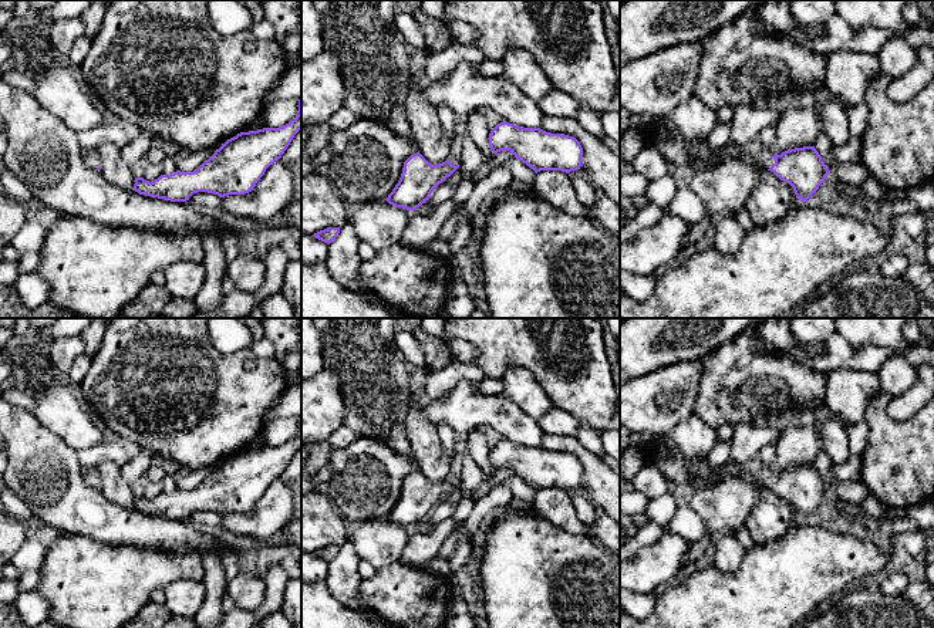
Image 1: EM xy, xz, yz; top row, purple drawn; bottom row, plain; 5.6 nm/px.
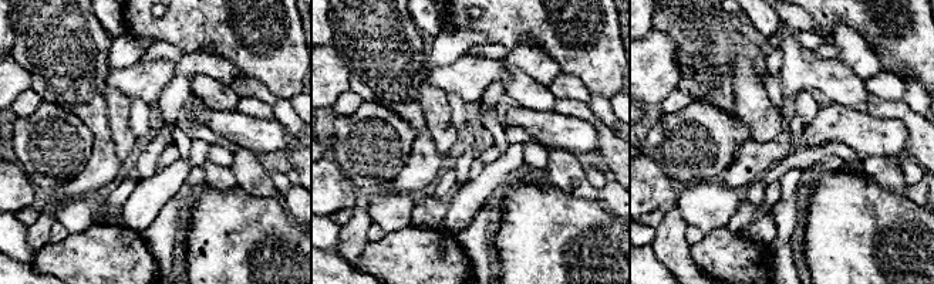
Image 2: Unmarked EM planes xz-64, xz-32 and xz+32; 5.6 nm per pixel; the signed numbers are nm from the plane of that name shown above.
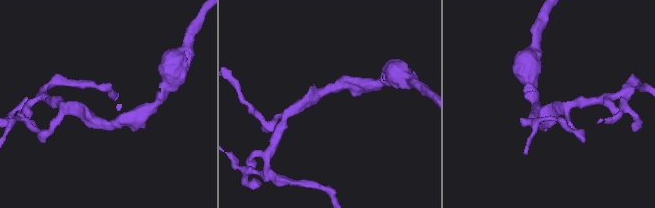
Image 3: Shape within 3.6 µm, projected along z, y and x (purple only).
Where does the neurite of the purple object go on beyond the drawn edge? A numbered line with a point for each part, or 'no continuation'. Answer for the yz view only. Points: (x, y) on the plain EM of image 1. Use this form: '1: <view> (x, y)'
1: yz (666, 456)

